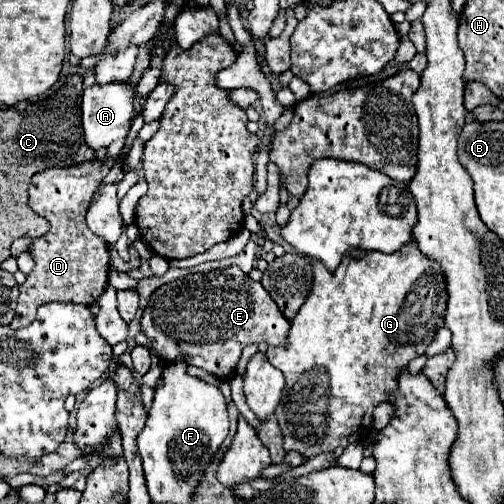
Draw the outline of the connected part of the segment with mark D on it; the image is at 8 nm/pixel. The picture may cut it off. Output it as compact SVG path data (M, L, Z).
M127 154L105 156L103 160L89 160L79 166L49 168L33 176L29 186L29 206L51 224L51 230L45 236L35 238L29 248L35 266L25 284L19 286L17 316L11 322L13 328L31 324L37 308L45 302L57 300L73 304L93 304L103 294L109 274L109 246L103 238L87 228L85 214L93 194L101 186L107 172L115 166L115 162L123 164L125 160Z

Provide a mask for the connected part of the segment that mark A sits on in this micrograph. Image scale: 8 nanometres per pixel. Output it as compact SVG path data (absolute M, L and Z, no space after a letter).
M109 82L109 84L93 84L83 92L83 128L89 148L99 150L107 148L115 138L125 138L131 128L131 120L135 114L135 90L137 82Z

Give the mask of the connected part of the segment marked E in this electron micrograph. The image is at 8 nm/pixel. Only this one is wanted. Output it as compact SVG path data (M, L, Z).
M227 266L205 274L189 274L157 288L143 310L141 332L153 342L163 362L187 354L189 364L229 380L247 344L265 340L269 346L283 346L289 320L277 310L261 282L253 282L239 266Z

